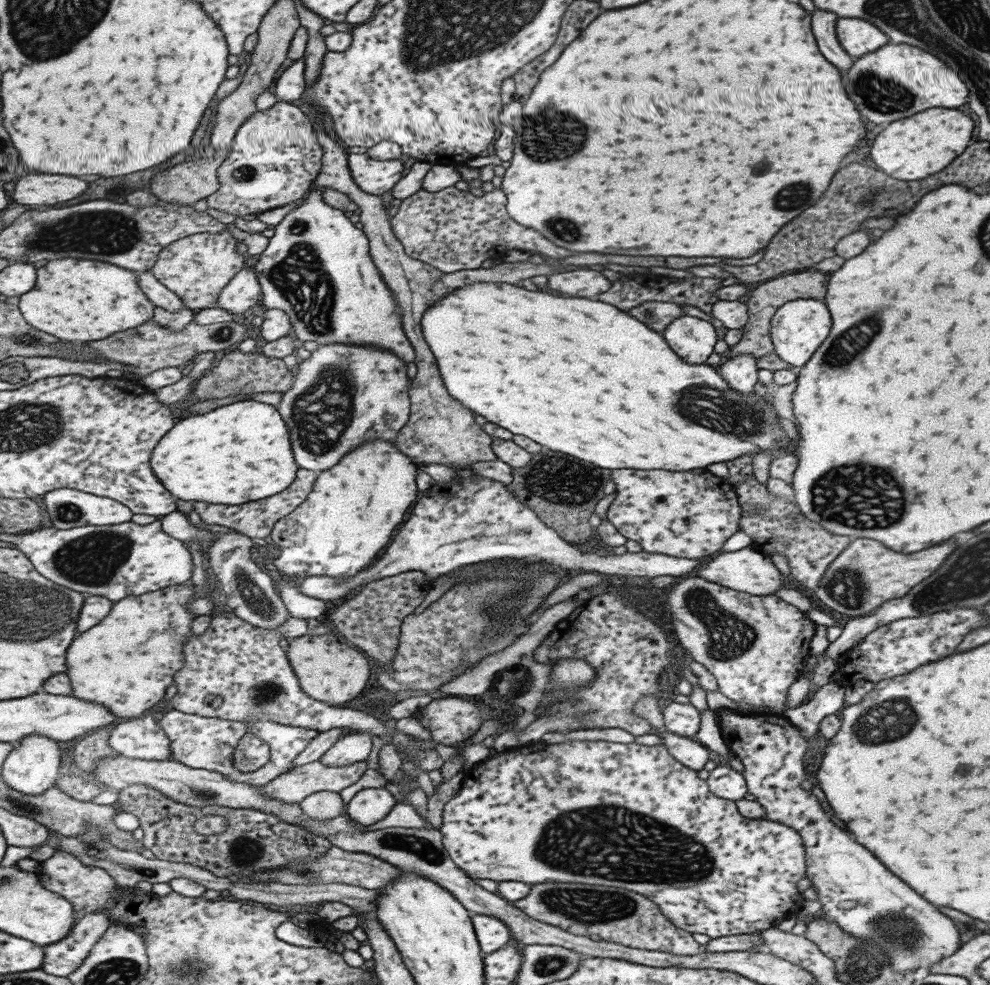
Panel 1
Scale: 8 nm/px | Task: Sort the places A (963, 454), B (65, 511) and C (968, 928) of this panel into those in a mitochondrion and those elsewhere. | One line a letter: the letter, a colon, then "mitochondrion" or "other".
A: other
B: mitochondrion
C: other

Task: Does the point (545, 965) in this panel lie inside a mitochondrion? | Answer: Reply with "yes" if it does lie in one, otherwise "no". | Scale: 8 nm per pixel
yes

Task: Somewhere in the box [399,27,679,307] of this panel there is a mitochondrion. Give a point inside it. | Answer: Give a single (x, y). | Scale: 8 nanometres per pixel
(569, 134)

